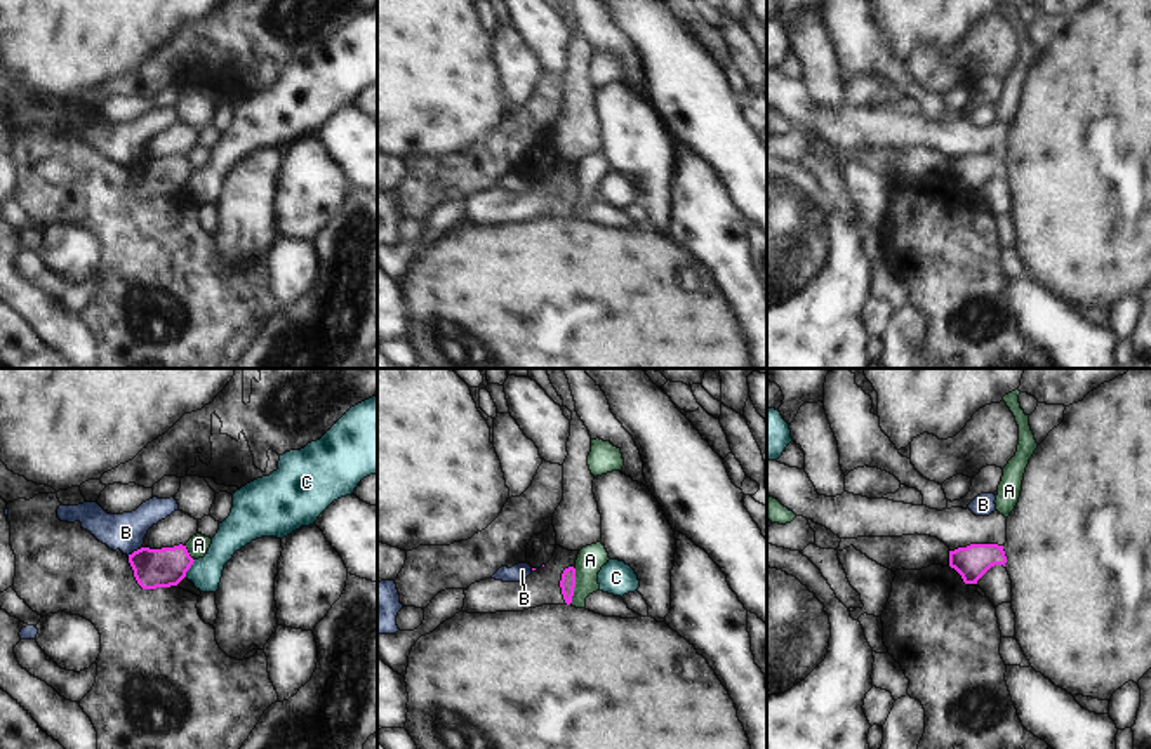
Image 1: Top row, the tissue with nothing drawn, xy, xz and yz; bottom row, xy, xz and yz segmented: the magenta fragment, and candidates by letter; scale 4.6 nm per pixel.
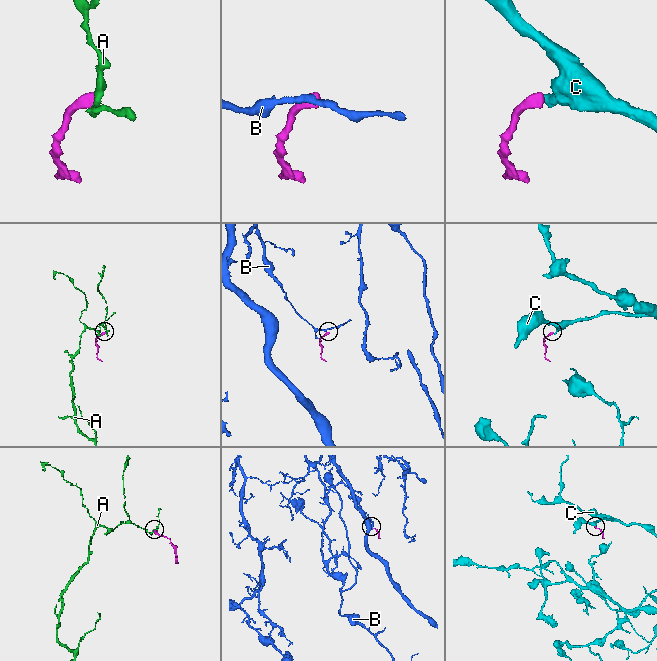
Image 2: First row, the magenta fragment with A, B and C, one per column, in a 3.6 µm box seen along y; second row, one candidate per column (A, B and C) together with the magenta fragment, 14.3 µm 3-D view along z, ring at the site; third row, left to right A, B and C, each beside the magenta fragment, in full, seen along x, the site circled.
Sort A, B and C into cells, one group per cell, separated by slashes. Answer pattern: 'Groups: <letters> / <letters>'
Groups: A / B / C

